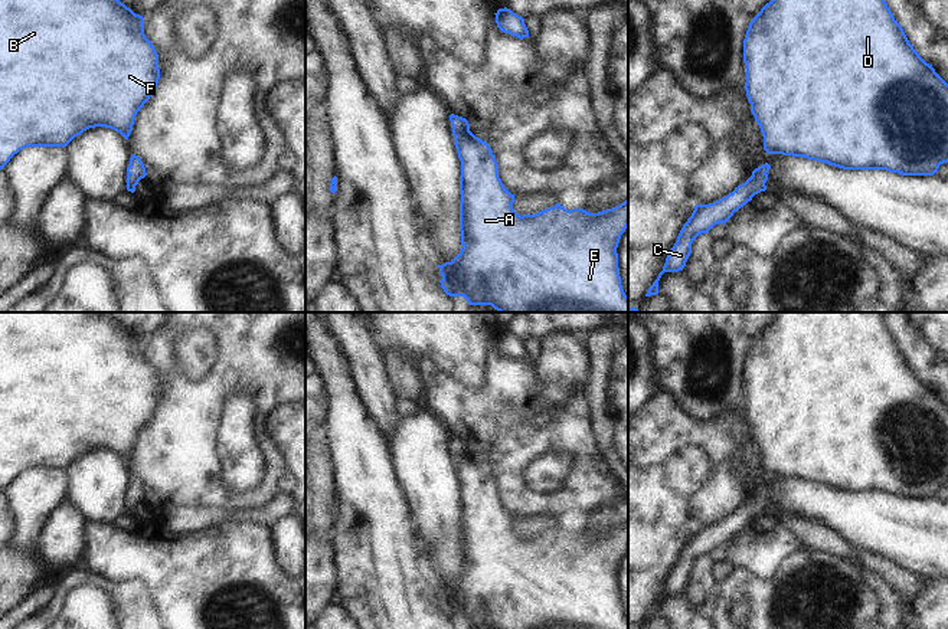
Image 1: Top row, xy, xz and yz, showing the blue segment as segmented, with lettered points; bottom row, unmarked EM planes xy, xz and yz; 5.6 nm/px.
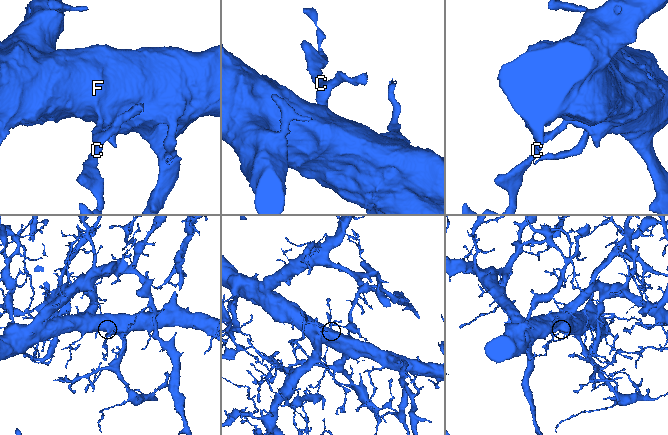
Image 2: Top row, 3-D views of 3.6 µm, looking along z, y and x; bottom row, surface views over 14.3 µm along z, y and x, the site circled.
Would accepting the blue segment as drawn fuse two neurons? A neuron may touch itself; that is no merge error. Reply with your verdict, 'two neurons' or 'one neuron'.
one neuron

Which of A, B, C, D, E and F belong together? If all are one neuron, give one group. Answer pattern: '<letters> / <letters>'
A B C D E F

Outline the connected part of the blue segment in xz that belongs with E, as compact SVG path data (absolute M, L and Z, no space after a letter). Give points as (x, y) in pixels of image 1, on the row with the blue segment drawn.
M451 114L450 121L455 141L455 148L458 153L458 158L461 161L460 232L462 248L451 262L438 265L439 275L442 276L441 288L444 289L444 292L450 297L464 297L468 305L491 305L498 312L628 312L628 297L625 295L621 285L617 253L621 235L628 227L628 200L612 209L607 209L598 213L589 213L583 209L568 210L559 203L556 203L553 207L545 209L539 213L520 216L513 209L514 194L511 194L504 187L498 177L498 164L490 145L470 131L470 124L465 118Z

